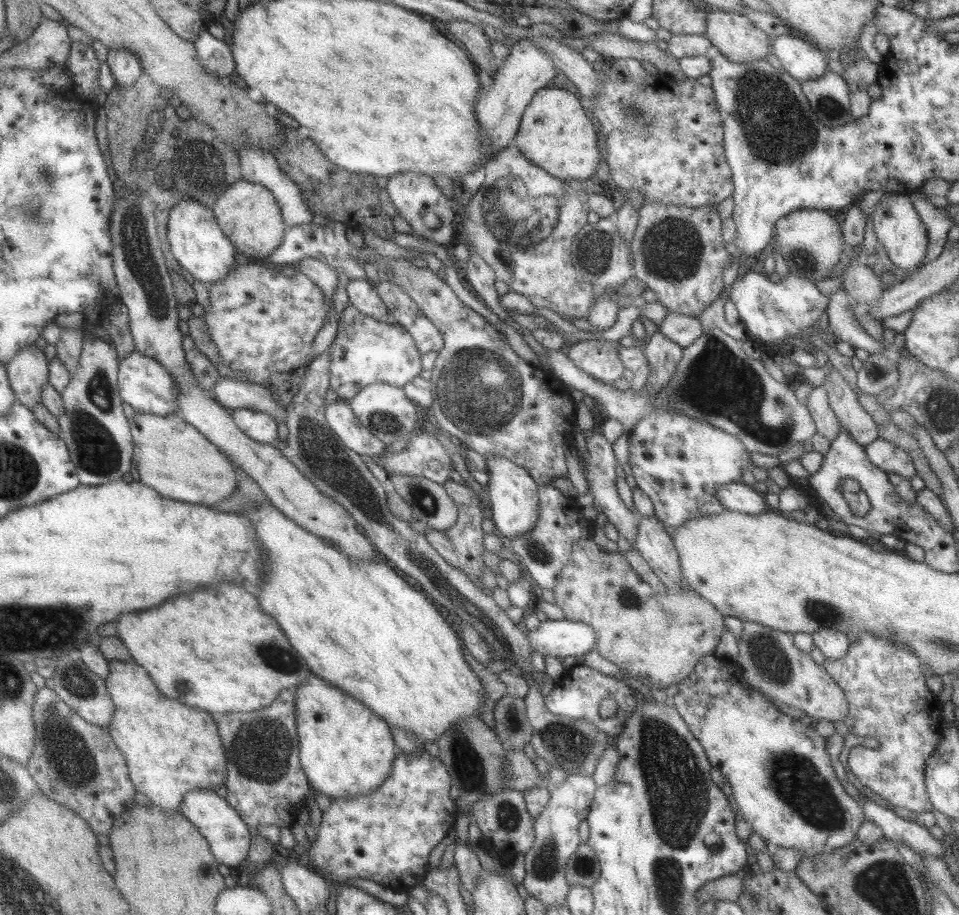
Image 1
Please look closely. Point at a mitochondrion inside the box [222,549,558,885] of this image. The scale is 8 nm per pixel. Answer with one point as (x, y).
(261, 748)

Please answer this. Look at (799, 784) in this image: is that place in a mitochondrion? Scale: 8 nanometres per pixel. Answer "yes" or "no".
yes

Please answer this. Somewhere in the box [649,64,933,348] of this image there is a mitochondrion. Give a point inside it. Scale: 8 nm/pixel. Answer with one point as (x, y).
(776, 133)

